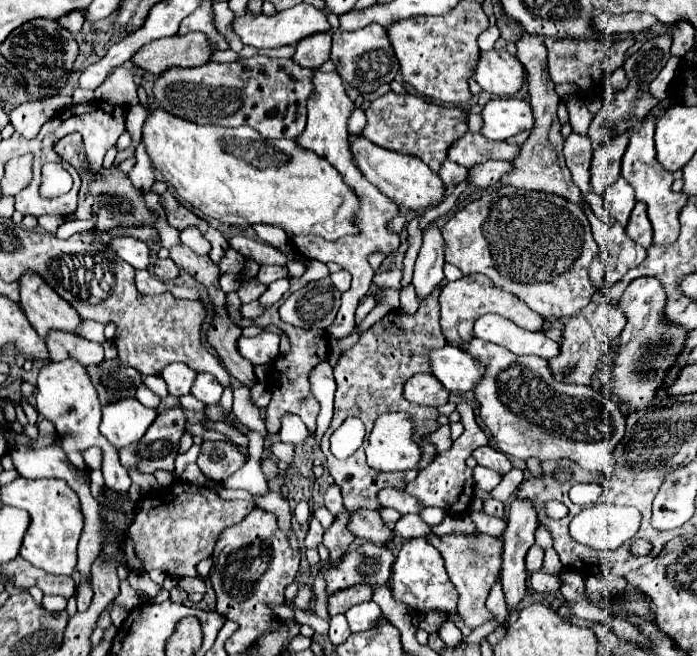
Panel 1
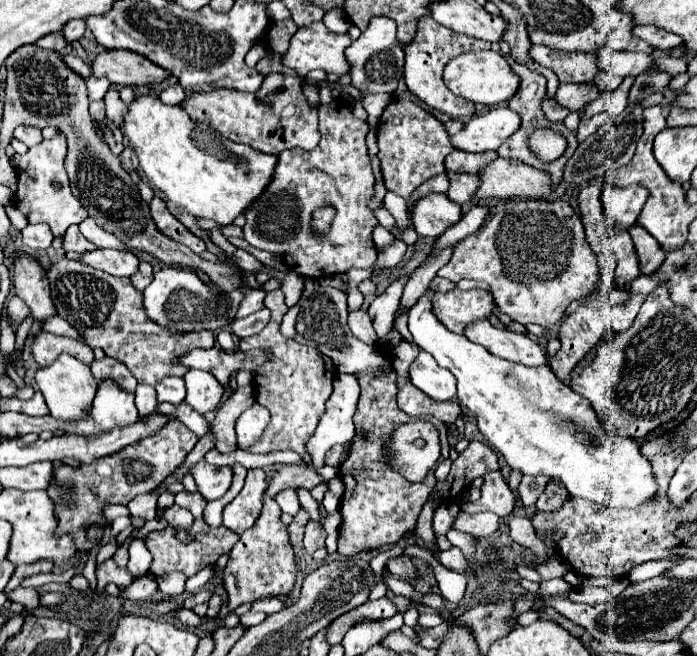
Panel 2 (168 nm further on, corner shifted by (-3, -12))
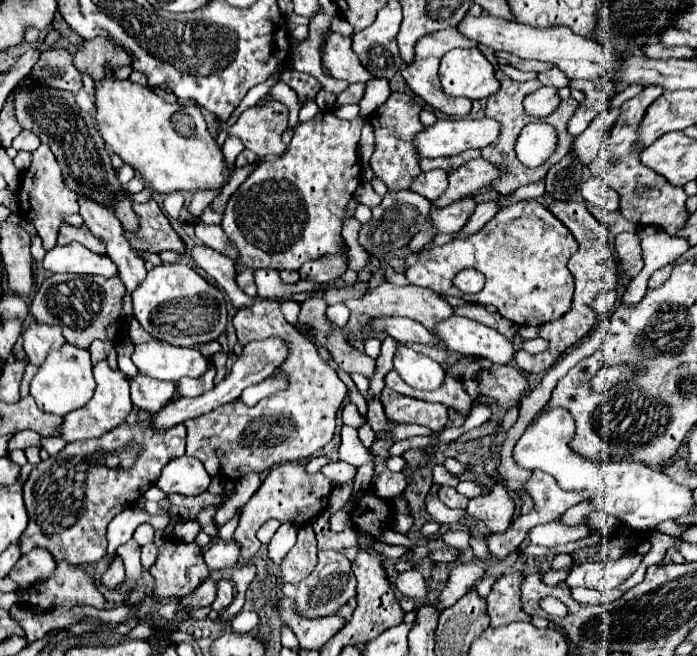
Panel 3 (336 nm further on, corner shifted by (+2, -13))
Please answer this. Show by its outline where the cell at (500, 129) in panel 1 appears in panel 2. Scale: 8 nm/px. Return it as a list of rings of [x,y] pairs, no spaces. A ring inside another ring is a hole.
[[[492,107],[488,113],[474,115],[450,141],[462,151],[496,151],[512,133],[520,129],[520,115],[508,107]]]

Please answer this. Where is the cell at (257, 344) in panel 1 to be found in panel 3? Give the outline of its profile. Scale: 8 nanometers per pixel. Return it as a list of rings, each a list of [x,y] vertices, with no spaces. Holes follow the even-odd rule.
[[[159,340],[137,344],[131,354],[131,360],[137,366],[139,374],[157,380],[169,380],[175,384],[183,376],[203,376],[205,368],[209,366],[209,360],[203,358],[197,350],[173,346],[169,342]]]

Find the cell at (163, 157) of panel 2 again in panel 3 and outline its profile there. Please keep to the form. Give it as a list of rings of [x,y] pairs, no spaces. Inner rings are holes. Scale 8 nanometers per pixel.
[[[111,68],[105,70],[103,80],[99,80],[95,86],[95,112],[93,114],[95,114],[95,122],[105,144],[125,164],[133,166],[143,176],[143,180],[151,184],[151,188],[157,192],[175,192],[175,190],[197,192],[205,188],[225,186],[233,172],[231,168],[225,166],[223,154],[217,148],[213,136],[207,132],[207,124],[197,106],[169,104],[163,98],[159,98],[149,86],[141,86],[131,80],[117,80]]]

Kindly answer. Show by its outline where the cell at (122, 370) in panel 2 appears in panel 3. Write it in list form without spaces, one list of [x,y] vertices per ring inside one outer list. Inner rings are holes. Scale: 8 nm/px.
[[[95,340],[95,342],[91,342],[89,352],[91,352],[93,364],[99,360],[105,360],[111,368],[117,368],[117,352],[115,352],[113,340]]]

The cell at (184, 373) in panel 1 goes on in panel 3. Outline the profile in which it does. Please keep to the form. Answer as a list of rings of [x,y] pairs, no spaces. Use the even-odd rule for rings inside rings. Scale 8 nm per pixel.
[[[135,376],[131,380],[131,402],[137,408],[155,412],[163,408],[173,394],[175,394],[175,384],[171,382],[153,380],[145,376]]]

